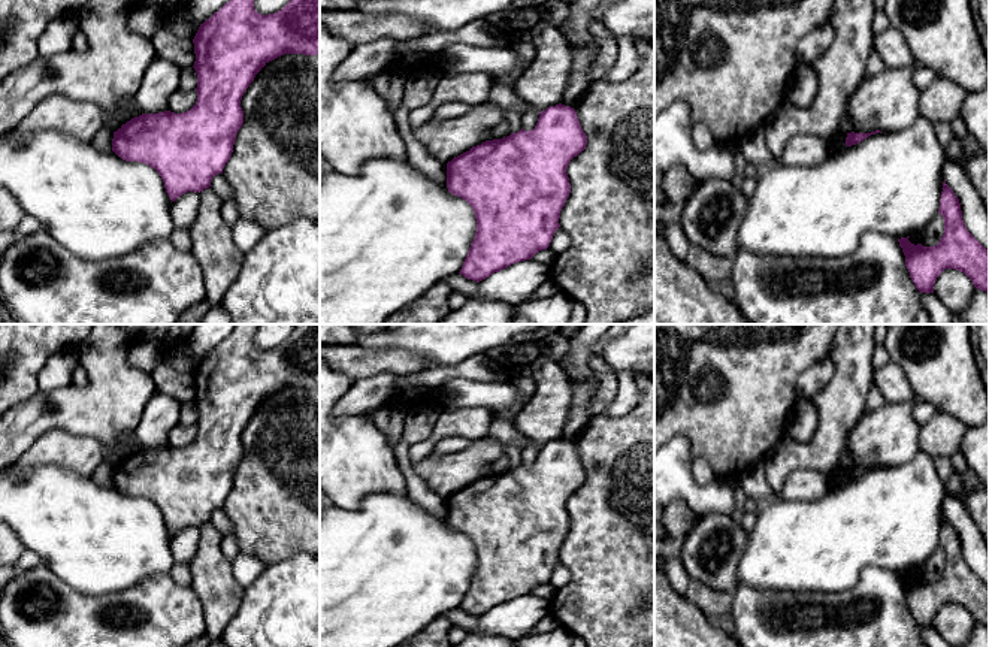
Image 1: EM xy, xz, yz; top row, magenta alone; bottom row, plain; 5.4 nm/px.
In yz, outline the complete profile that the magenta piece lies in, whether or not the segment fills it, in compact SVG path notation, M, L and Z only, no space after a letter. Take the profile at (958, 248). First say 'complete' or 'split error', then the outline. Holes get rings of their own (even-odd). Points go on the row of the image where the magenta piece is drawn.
complete; M943 182L938 214L944 218L944 235L935 247L898 239L910 278L920 293L934 293L944 269L964 272L976 288L989 293L989 251L967 230L959 199Z

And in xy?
complete; M230 0L227 1L218 12L215 12L209 19L200 24L194 39L194 70L197 75L197 102L196 105L182 114L175 114L170 111L158 112L158 114L142 114L139 117L131 118L125 124L123 124L117 131L114 131L112 139L112 151L125 161L139 161L151 166L158 172L164 182L164 188L172 202L175 202L179 196L188 191L200 193L205 188L211 187L211 181L215 175L223 173L226 163L230 160L233 152L233 145L236 140L236 134L244 124L244 111L241 108L241 100L245 90L254 81L255 75L272 60L284 55L284 54L303 54L303 55L317 55L320 54L320 0L290 0L281 10L269 15L261 15L254 9L254 0Z

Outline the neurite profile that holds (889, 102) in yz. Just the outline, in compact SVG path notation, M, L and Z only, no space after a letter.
M884 69L862 81L847 103L855 133L902 131L920 117L922 90L914 84L914 69Z

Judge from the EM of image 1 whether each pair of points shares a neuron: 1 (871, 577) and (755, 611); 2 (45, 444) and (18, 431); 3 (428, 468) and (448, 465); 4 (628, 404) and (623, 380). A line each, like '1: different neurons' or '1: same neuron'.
1: same neuron
2: different neurons
3: same neuron
4: same neuron

